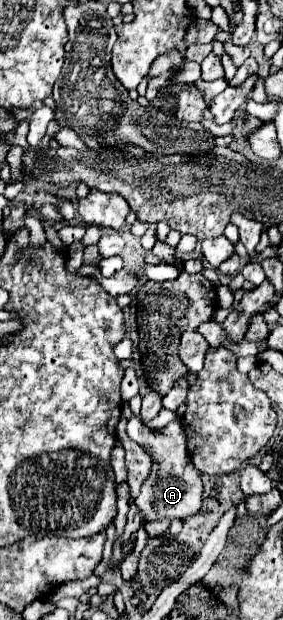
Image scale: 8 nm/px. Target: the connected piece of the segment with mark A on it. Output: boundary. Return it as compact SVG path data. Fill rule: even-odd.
M132 416L128 420L128 436L136 440L152 458L150 476L142 482L138 498L134 498L134 504L144 522L152 522L156 518L186 520L198 514L202 508L202 478L196 466L186 456L186 436L182 434L182 422L174 418L166 428L152 430L144 426L136 416Z

